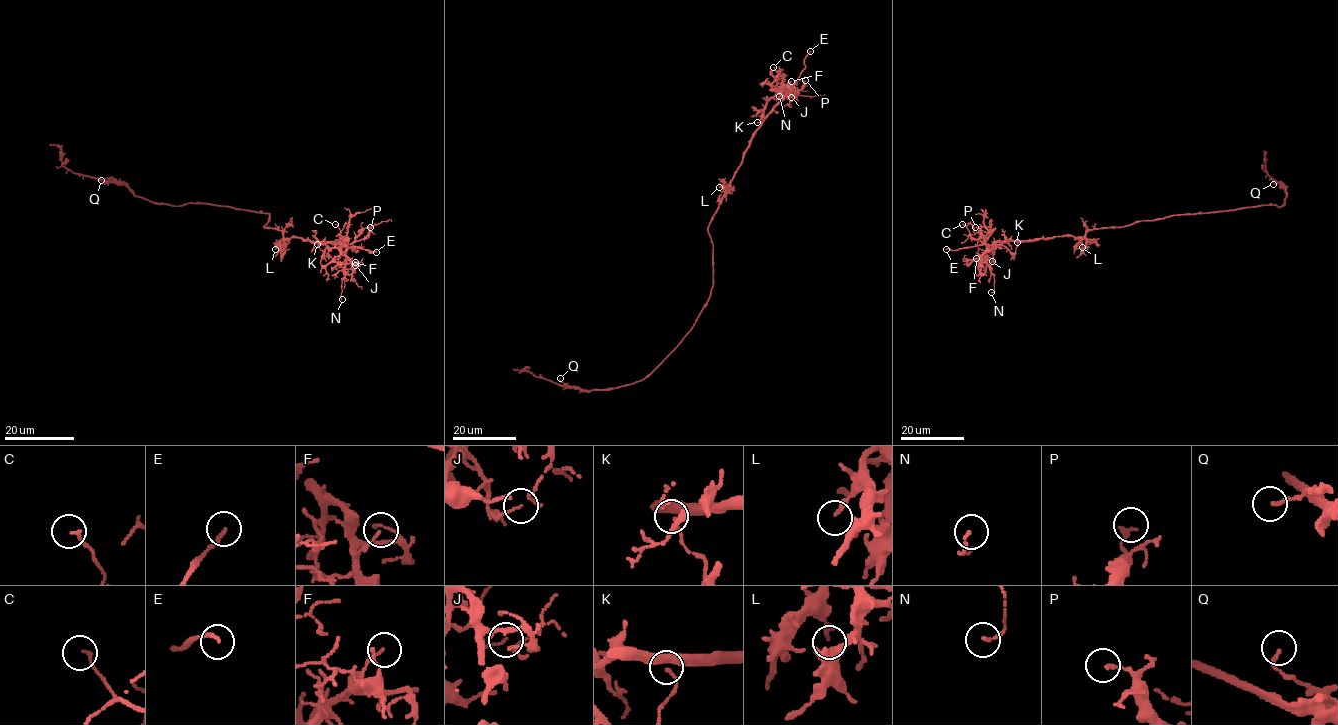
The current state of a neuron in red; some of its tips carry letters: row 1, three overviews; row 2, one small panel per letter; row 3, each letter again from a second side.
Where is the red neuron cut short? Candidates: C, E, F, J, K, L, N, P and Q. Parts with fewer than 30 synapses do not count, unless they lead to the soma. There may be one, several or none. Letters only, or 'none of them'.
E

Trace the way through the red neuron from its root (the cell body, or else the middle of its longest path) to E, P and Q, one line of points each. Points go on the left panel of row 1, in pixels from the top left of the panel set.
E: (269, 214), (264, 227), (278, 228), (287, 239), (300, 237), (316, 242), (343, 243), (347, 248), (376, 252)
P: (269, 214), (264, 227), (278, 228), (285, 238), (341, 243), (343, 252), (344, 246), (364, 239), (370, 227)
Q: (269, 214), (202, 203), (156, 204), (136, 197), (123, 185), (108, 178), (101, 180)

